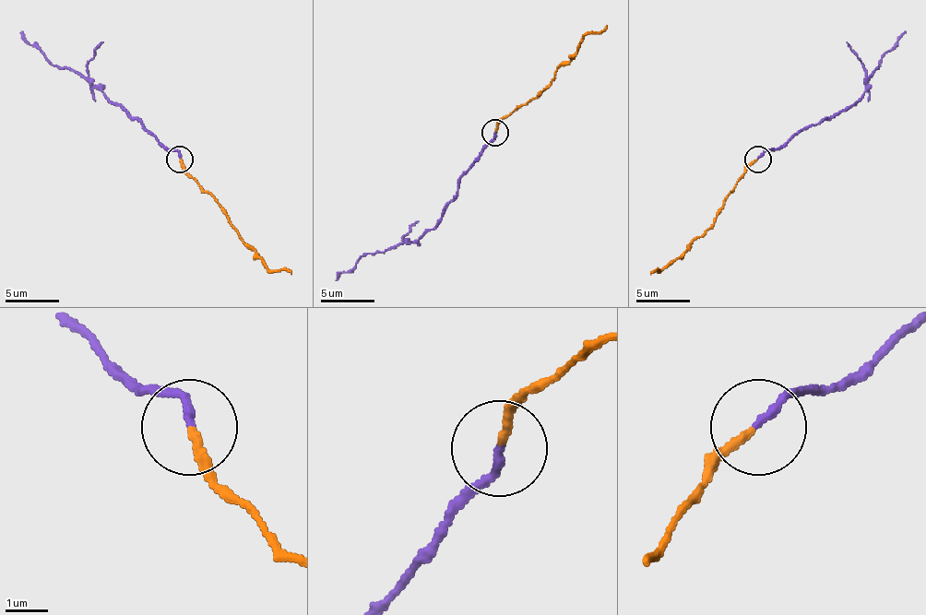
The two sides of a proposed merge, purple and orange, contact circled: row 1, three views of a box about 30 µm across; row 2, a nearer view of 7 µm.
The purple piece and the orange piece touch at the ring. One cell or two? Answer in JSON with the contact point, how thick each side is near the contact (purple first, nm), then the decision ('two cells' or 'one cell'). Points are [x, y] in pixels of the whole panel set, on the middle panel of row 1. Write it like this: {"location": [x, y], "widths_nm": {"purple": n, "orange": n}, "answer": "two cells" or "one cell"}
{"location": [495, 133], "widths_nm": {"purple": 170, "orange": 190}, "answer": "two cells"}

